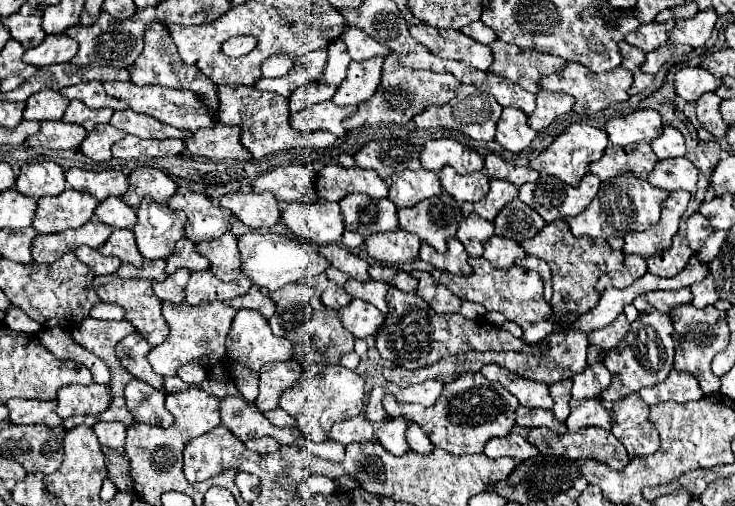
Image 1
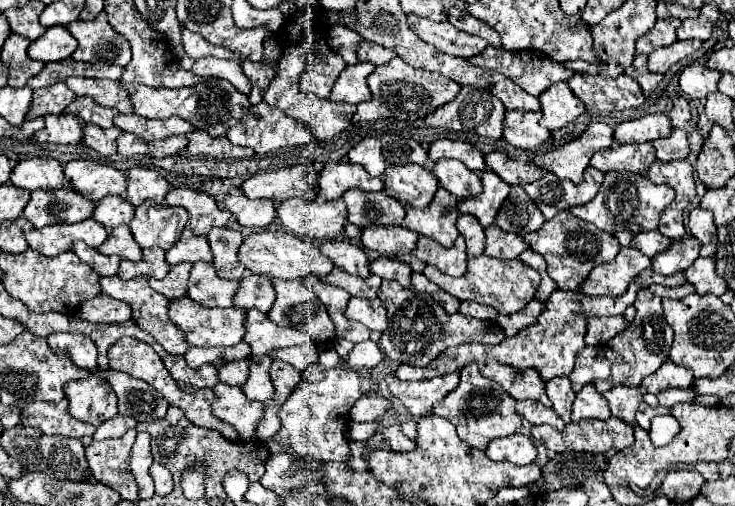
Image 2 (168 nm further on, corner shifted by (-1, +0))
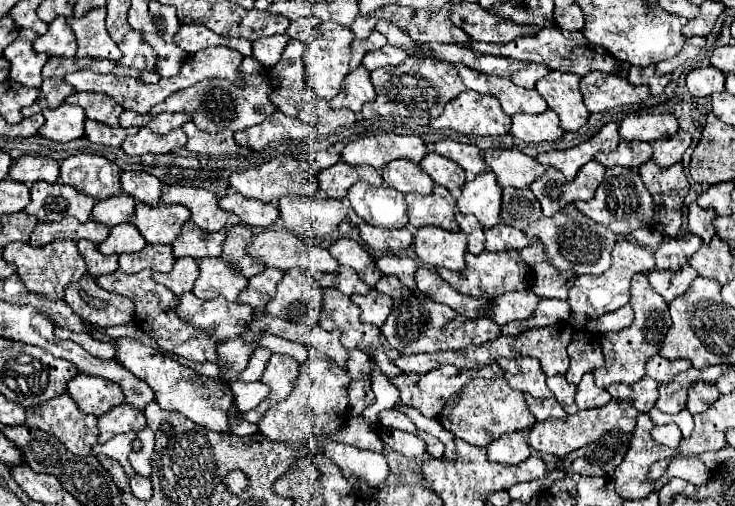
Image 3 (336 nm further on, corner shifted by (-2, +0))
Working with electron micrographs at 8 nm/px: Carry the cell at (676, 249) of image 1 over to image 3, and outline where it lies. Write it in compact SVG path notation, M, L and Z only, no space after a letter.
M685 233L673 239L665 239L657 251L655 251L655 269L669 269L679 271L683 265L687 265L689 257L701 247L701 239L693 233Z

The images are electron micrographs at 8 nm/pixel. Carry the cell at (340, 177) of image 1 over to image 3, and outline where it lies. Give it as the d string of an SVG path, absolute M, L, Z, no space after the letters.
M339 161L339 163L327 167L319 173L319 187L327 193L327 197L333 197L333 199L345 197L347 189L357 181L367 181L373 187L383 185L379 171L369 167L369 165L353 167L353 165Z

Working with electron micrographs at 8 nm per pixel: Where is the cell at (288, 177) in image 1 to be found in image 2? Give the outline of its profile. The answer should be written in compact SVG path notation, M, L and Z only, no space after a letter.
M304 163L282 167L278 171L256 173L242 183L242 191L250 199L272 199L282 203L292 197L308 201L316 199L316 177Z

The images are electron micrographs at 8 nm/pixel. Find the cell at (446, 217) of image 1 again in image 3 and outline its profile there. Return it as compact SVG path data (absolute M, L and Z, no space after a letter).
M435 185L431 195L415 195L407 193L407 211L409 223L413 227L435 225L447 231L459 231L455 221L455 197L441 185Z

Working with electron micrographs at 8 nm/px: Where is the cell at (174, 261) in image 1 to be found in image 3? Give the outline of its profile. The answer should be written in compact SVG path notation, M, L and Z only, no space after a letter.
M187 221L181 227L181 235L173 241L173 255L179 257L221 257L221 247L225 241L225 231L207 233L201 227L197 227L193 221Z

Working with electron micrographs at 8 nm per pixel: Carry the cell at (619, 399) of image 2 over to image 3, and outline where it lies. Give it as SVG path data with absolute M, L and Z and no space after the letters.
M643 377L641 381L633 383L633 385L625 385L625 383L613 383L607 387L607 391L611 393L611 397L615 399L625 399L629 403L633 403L633 407L637 407L639 413L649 413L659 397L657 393L659 383L651 377Z

